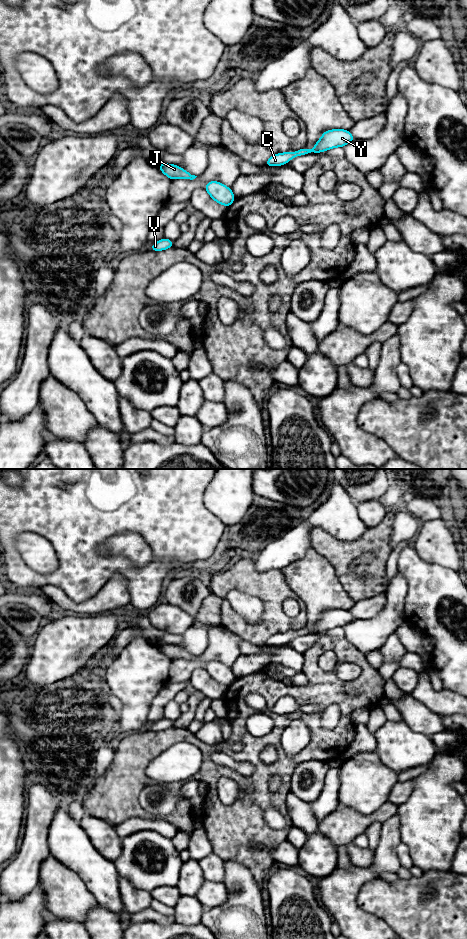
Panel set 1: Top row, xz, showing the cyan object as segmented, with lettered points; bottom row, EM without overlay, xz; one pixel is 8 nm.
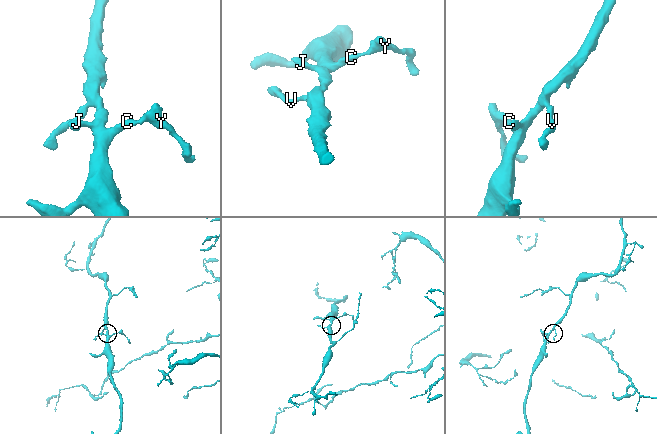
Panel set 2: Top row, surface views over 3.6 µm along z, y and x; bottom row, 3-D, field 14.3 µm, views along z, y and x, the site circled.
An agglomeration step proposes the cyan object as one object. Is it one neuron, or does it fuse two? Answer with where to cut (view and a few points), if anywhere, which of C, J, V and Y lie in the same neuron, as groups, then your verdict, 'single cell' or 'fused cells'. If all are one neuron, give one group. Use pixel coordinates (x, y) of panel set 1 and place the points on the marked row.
no cut; C J V Y; single cell

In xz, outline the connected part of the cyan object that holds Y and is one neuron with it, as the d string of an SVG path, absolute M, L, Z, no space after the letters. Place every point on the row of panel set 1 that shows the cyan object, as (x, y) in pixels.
M334 129L325 131L312 150L305 147L296 152L278 153L267 159L266 166L282 166L294 157L307 155L309 153L319 153L334 147L344 147L346 144L354 140L355 138L348 130Z

